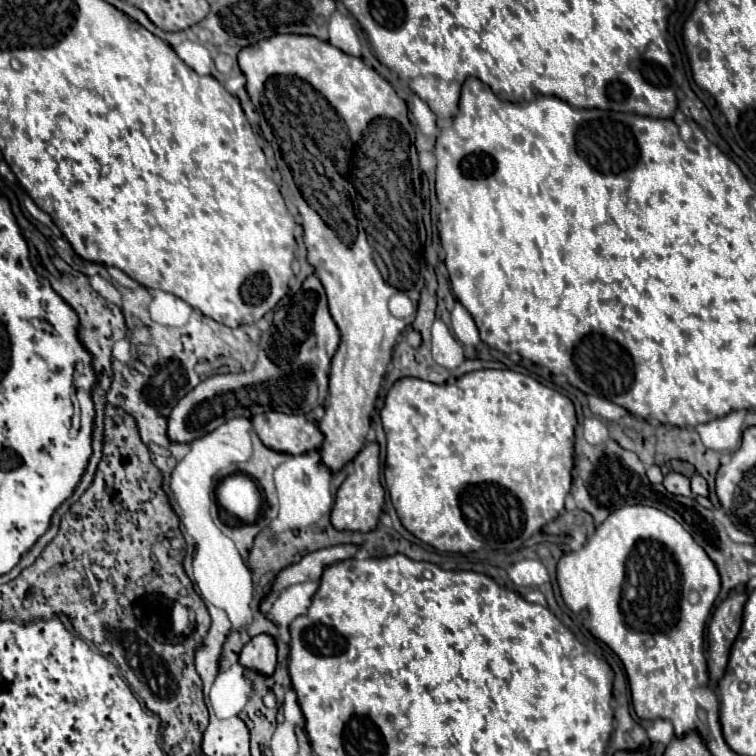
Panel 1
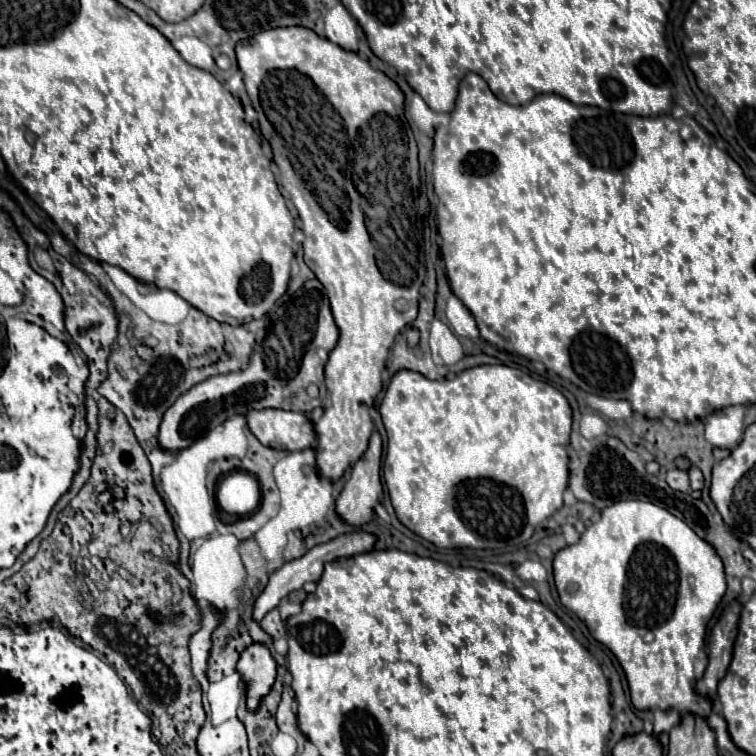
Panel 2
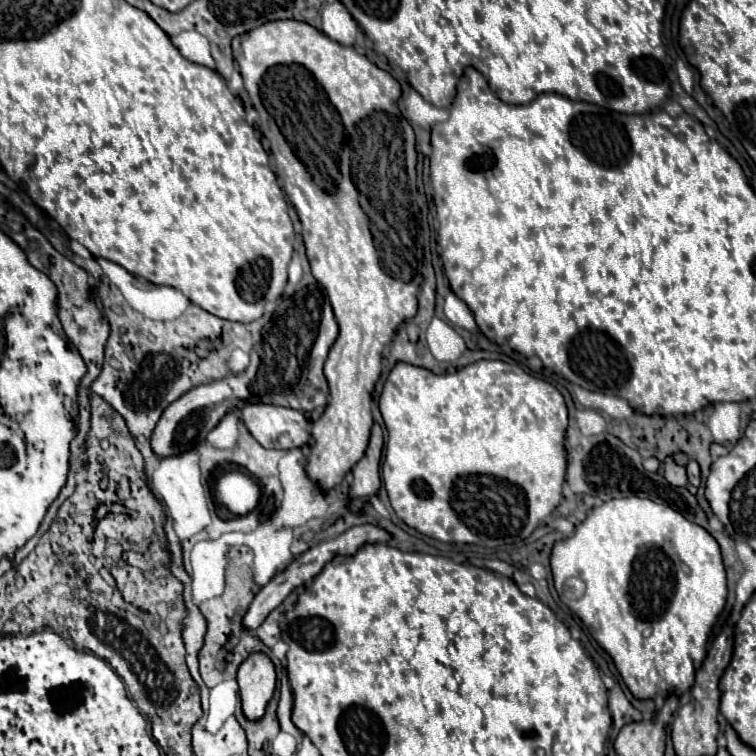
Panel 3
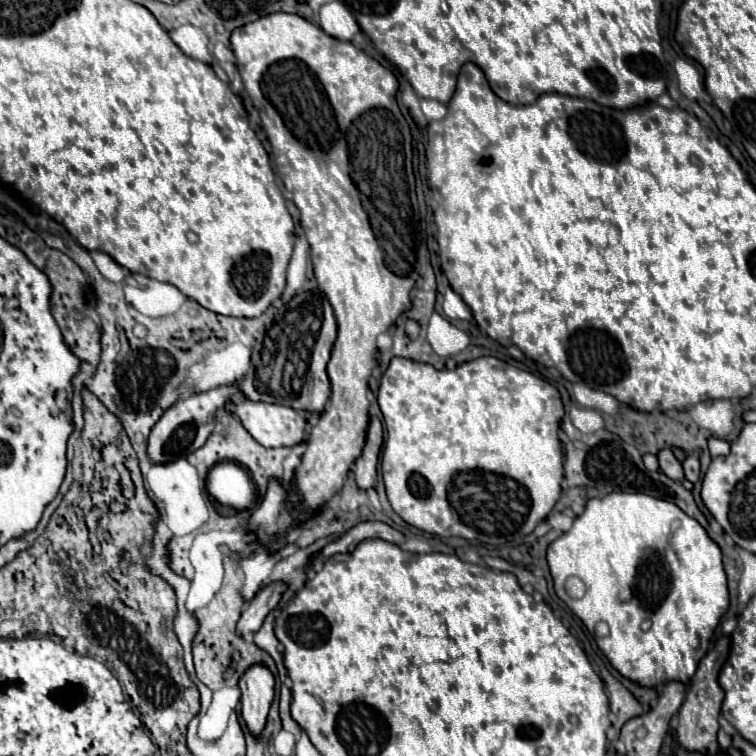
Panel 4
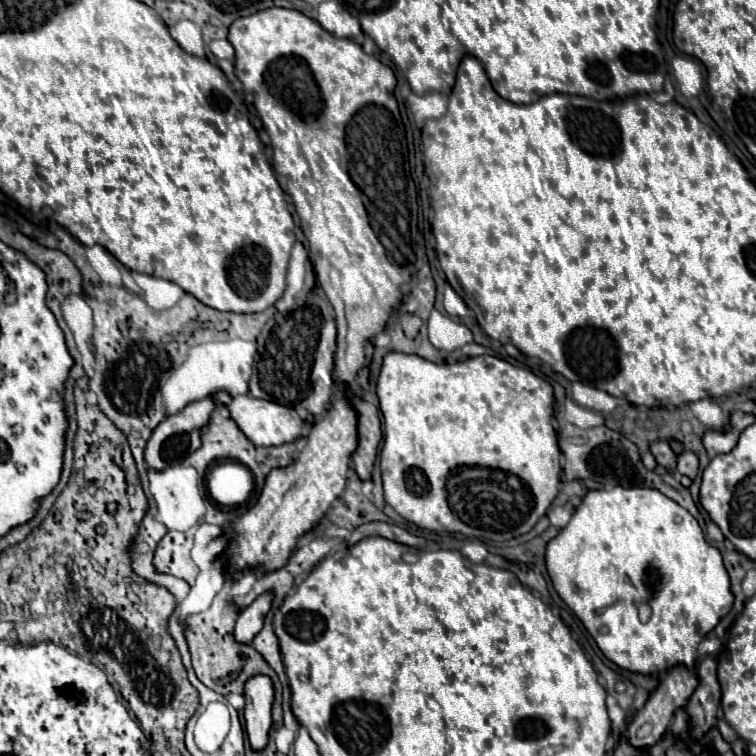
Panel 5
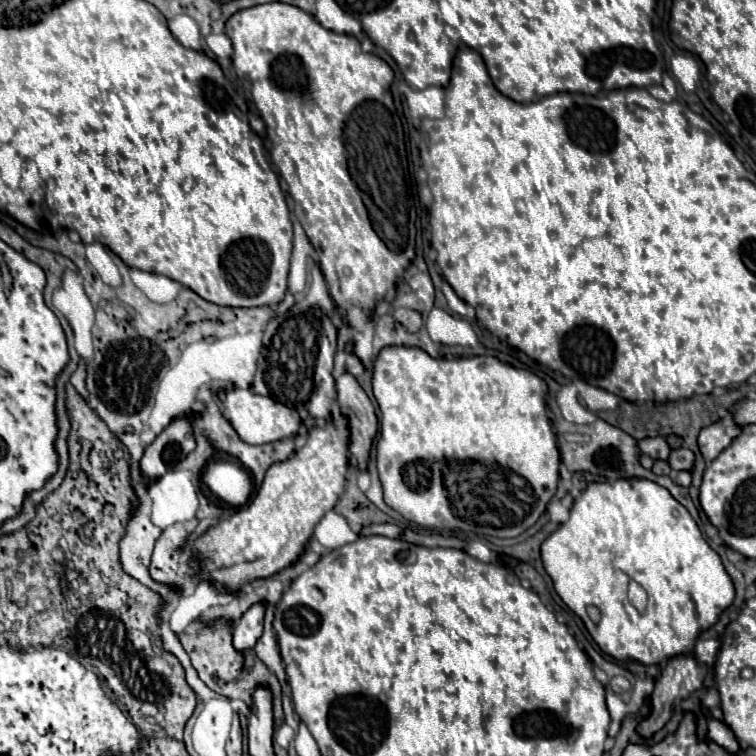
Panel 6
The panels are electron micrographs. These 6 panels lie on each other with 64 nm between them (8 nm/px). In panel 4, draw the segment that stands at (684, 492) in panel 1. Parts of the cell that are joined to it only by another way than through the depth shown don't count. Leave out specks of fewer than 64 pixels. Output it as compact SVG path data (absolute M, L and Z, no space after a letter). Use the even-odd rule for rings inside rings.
M662 450L658 454L658 462L660 462L660 470L674 482L682 482L684 480L684 468L682 464L674 458L674 454L670 450Z

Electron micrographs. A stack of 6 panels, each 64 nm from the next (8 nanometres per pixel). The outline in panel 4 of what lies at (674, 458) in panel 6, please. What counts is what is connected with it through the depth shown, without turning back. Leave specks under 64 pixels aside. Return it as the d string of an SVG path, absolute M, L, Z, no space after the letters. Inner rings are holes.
M687 456L684 460L684 474L686 474L686 480L690 480L692 484L698 482L698 476L700 476L700 464L698 464L698 458L696 456Z

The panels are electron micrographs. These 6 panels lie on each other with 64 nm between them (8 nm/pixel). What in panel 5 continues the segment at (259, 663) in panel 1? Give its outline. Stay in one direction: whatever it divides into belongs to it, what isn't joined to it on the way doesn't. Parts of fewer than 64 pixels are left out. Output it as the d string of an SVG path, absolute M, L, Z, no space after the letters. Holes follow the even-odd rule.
M254 674L244 684L244 720L246 734L254 750L262 750L268 742L268 732L272 726L270 710L274 702L272 680L266 674Z

